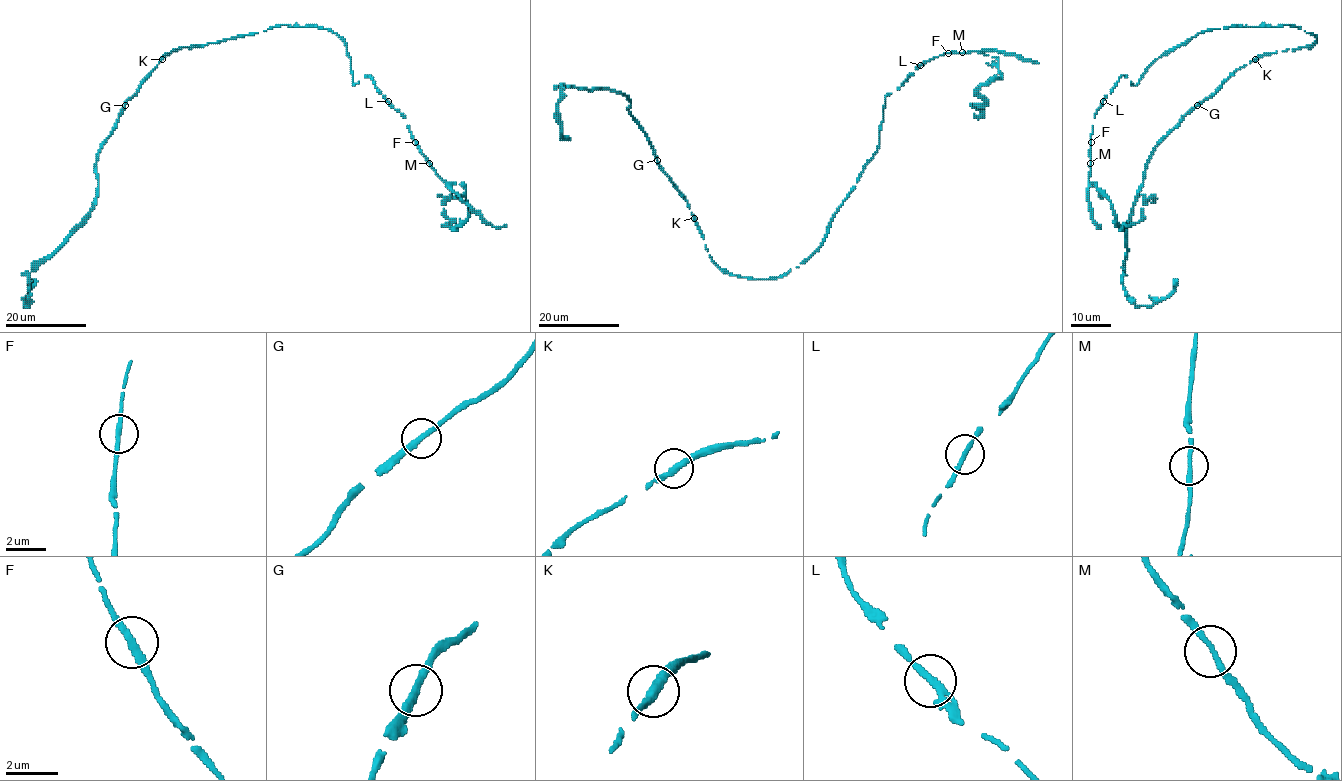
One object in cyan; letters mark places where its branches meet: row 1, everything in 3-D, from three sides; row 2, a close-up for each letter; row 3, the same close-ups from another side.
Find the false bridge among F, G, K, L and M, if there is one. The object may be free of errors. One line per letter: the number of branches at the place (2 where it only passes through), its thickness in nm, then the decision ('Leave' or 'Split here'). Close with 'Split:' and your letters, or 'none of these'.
F: Branches: 2. Thickness 280 nm. Leave
G: Branches: 2. Thickness 280 nm. Leave
K: Branches: 2. Thickness 320 nm. Leave
L: Branches: 2. Thickness 260 nm. Leave
M: Branches: 2. Thickness 220 nm. Leave
Split: none of these

